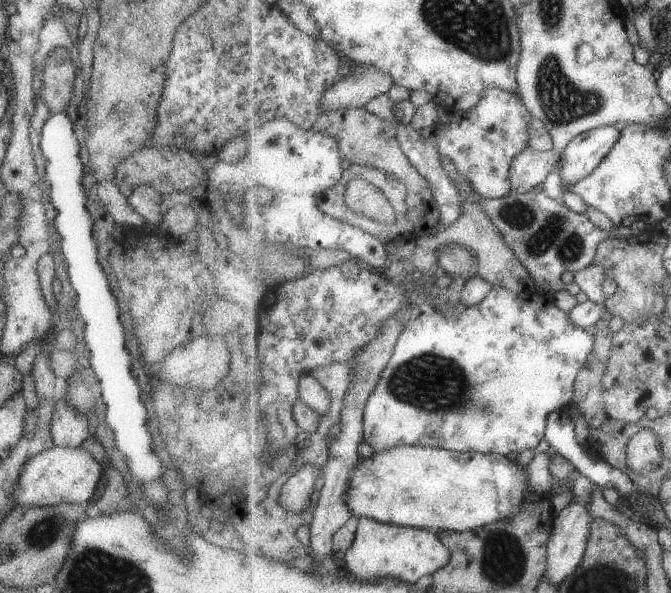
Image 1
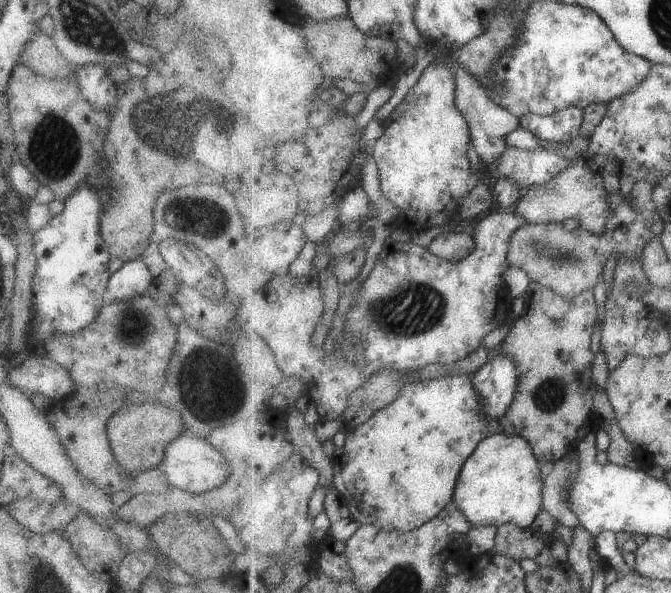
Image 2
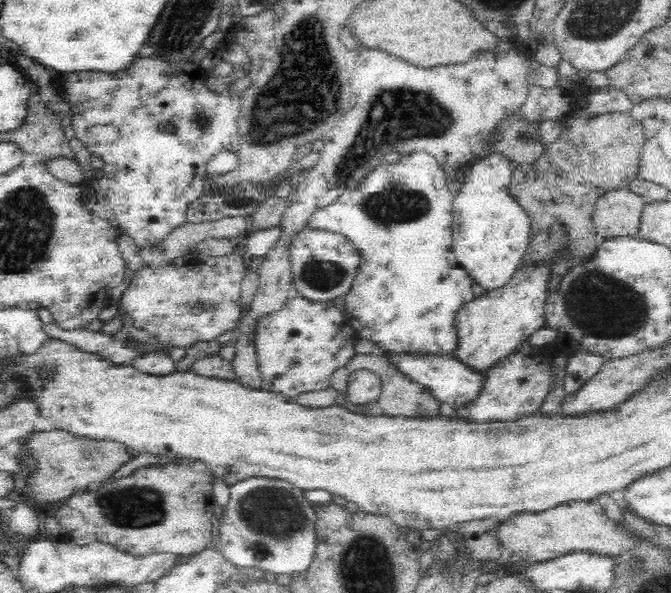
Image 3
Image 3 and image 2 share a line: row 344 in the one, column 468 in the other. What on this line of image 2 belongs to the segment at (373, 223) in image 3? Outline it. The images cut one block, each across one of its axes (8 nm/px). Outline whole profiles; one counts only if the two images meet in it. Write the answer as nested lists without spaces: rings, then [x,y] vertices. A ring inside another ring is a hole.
[[[472,374],[439,376],[427,381],[423,380],[409,383],[406,388],[403,388],[402,392],[399,392],[399,396],[397,396],[394,403],[389,404],[386,408],[383,408],[382,411],[378,411],[370,420],[361,424],[359,428],[355,428],[352,432],[346,432],[347,436],[344,447],[336,449],[333,457],[334,487],[343,498],[349,509],[349,517],[352,520],[359,522],[361,525],[379,525],[379,528],[383,528],[383,530],[399,530],[399,532],[403,533],[411,532],[417,528],[423,527],[423,524],[426,524],[429,520],[435,519],[435,516],[438,516],[439,512],[442,512],[443,508],[446,508],[447,504],[452,502],[453,496],[455,495],[455,488],[457,488],[459,474],[462,472],[463,466],[483,440],[499,433],[499,424],[501,424],[501,418],[493,420],[493,418],[487,416],[483,396],[479,396],[478,389],[475,388],[474,376]]]

